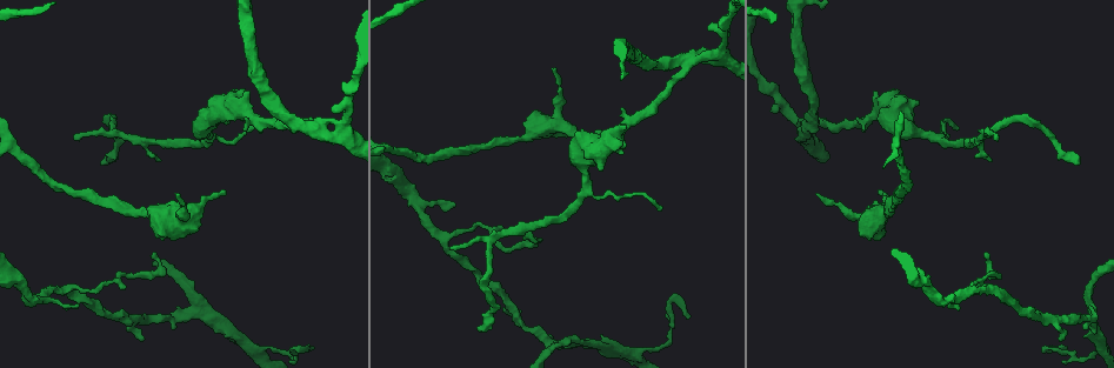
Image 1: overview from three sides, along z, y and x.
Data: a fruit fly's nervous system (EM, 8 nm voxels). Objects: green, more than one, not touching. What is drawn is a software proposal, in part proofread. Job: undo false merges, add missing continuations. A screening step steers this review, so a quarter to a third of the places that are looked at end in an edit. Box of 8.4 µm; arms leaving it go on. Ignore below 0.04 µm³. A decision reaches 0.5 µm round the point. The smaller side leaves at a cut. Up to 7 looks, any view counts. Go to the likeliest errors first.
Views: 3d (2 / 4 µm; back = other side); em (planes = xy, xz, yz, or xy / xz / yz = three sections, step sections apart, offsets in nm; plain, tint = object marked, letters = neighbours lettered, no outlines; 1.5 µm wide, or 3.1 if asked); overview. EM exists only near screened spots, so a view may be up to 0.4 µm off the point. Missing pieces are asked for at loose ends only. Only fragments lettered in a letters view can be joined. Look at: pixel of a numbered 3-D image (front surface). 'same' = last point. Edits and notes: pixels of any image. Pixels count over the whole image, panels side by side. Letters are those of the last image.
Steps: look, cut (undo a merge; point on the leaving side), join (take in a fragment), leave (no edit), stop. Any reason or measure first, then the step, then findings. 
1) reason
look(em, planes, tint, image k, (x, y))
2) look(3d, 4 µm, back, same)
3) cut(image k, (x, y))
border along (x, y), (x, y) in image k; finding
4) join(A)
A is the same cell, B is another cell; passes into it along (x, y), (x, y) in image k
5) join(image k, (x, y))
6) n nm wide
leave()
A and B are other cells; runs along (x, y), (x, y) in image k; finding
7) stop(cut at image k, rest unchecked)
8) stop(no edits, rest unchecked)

tapers out
look(3d, 4 µm, image 1, (598, 130))

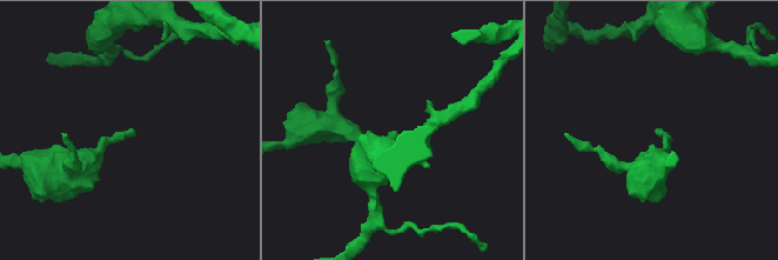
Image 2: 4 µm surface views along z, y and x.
need the tissue
look(em, planes, letters, image 2, (660, 133))

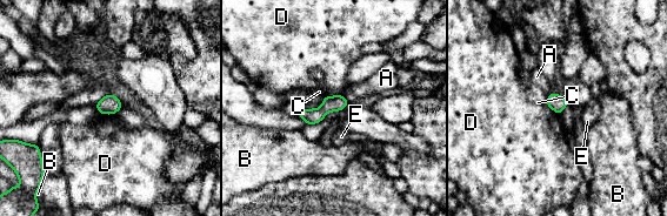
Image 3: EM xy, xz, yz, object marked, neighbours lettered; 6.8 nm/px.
leave()
A, B, C, D and E are other cells; border along (342, 94), (324, 96) in image 3; no lettered fragment goes on from it

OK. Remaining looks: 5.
an open end
look(3d, 2 µm, image 1, (690, 317))

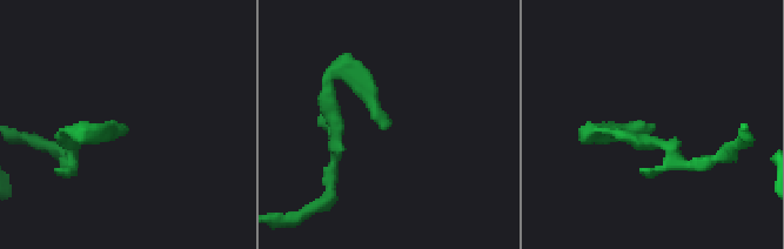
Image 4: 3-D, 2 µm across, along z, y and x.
look(em, yz, step 8, tint, image 4, (124, 125))

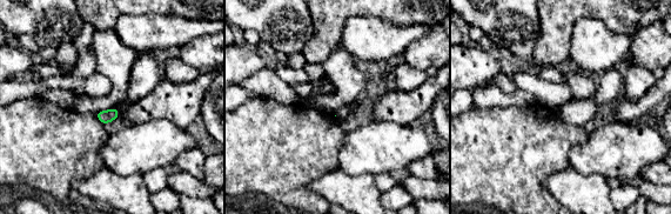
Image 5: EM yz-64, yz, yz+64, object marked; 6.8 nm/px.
look(em, planes, letters, same)

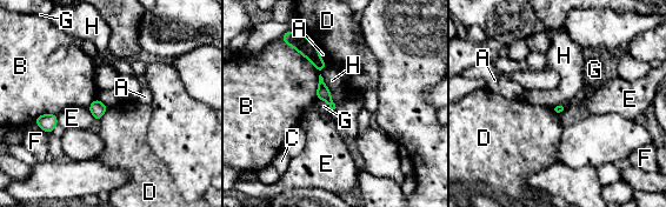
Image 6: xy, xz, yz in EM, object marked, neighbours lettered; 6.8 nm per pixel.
leave()
A, B, C, D, E, F, G and H are other cells; no lettered fragment goes on from it

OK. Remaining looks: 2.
an open end
look(3d, 4 µm, image 1, (452, 248))

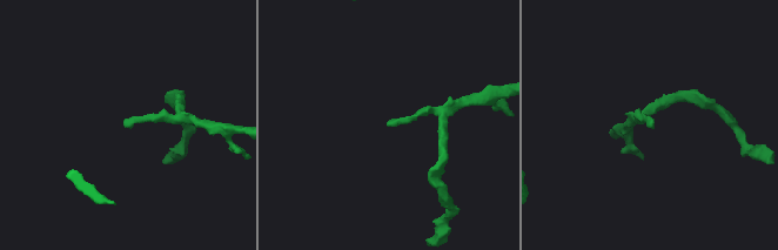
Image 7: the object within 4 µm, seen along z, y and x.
now the EM
look(em, planes, letters, image 7, (126, 123))

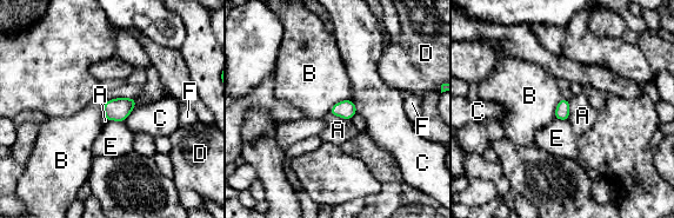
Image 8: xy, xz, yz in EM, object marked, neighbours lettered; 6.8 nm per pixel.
leave()
A, B, C, D, E and F are other cells; border along (329, 112), (349, 119) in image 8; no lettered fragment goes on from it

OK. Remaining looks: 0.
stop(no edits, rest unchecked)

